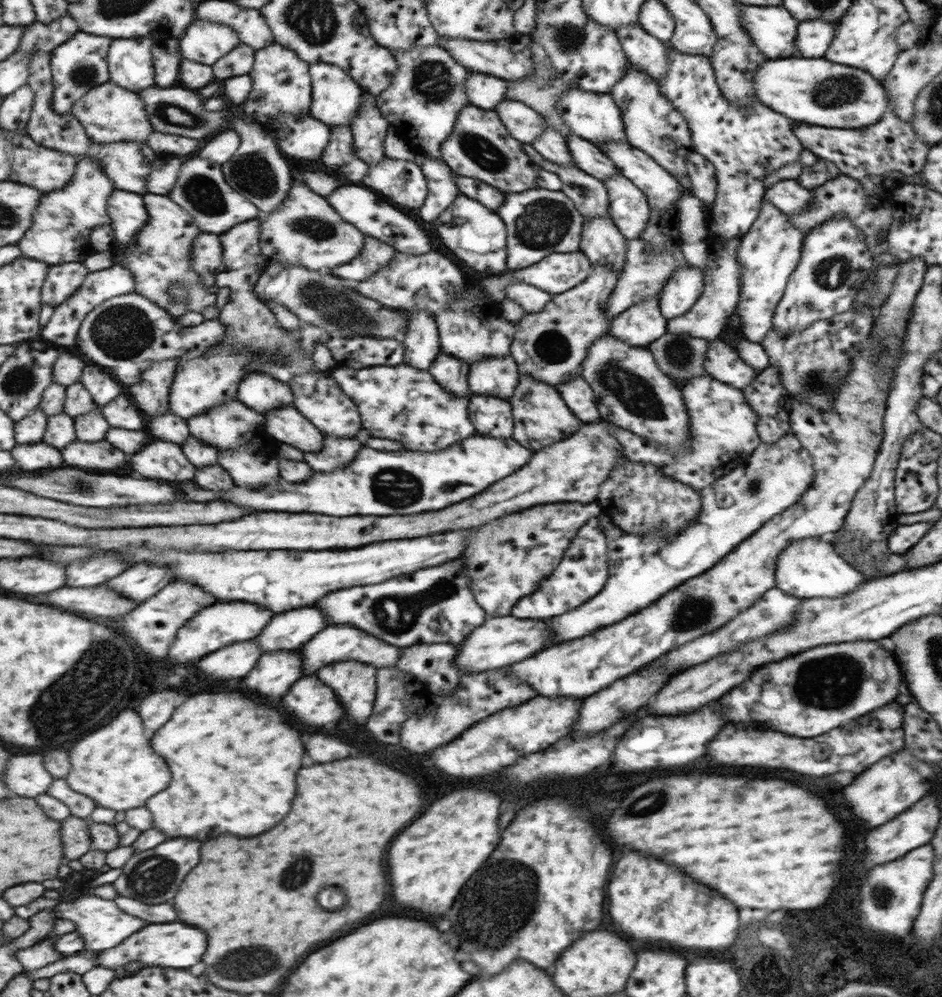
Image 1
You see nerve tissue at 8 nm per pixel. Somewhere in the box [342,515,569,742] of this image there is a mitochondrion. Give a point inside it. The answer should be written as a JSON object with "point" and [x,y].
{"point":[411,605]}

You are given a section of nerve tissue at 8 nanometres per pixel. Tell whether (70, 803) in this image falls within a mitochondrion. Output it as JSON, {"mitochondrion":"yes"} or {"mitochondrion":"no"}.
{"mitochondrion":"no"}

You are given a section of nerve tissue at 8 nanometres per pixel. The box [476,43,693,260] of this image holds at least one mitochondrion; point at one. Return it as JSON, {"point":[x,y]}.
{"point":[543,222]}

